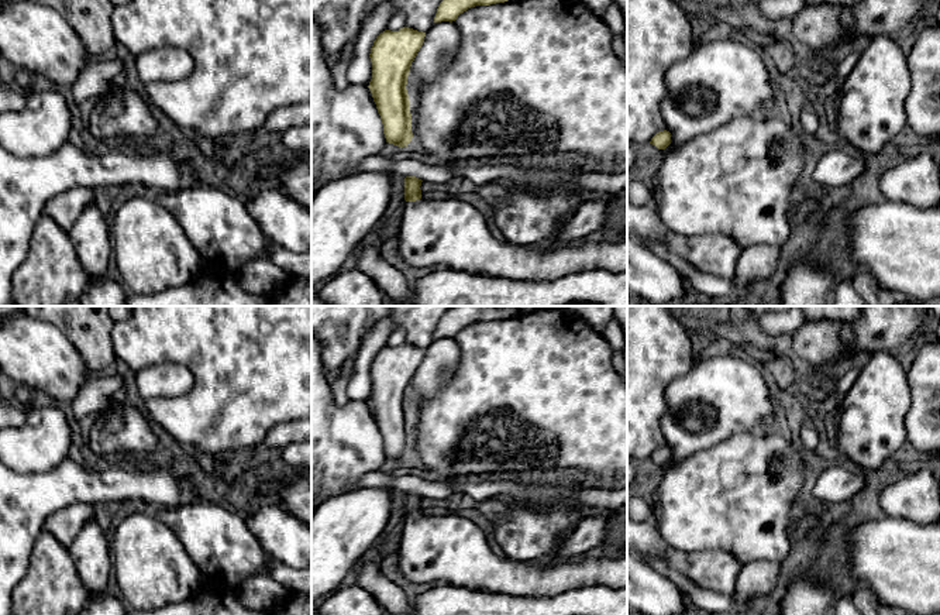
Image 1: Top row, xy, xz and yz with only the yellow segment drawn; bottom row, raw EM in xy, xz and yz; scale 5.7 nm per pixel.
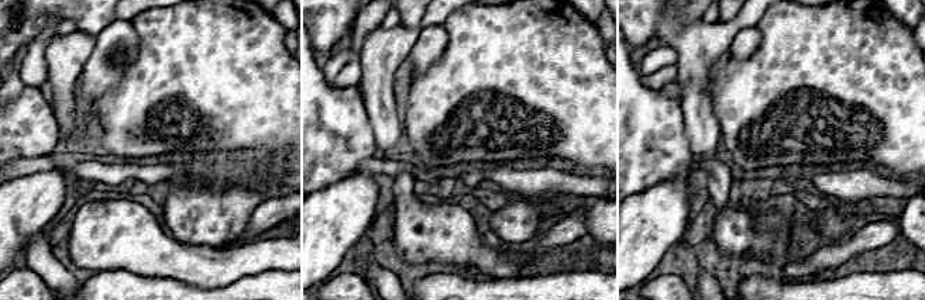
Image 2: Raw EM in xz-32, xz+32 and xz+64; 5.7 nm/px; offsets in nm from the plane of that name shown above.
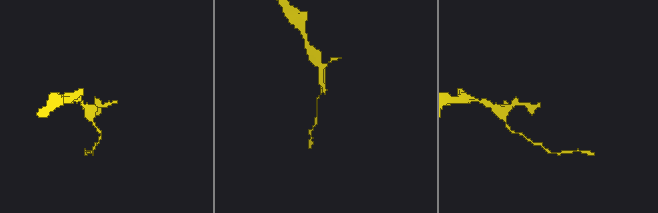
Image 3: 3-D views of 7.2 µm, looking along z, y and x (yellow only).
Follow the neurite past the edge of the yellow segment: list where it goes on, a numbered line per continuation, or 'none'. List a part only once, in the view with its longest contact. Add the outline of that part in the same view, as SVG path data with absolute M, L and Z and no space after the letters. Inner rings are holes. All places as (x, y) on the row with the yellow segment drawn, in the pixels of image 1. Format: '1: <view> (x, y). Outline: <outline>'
1: xz (451, 233). Outline: M455 199L406 202L397 230L403 261L417 268L444 265L514 281L550 281L583 269L627 269L627 234L547 250L497 241L490 221Z

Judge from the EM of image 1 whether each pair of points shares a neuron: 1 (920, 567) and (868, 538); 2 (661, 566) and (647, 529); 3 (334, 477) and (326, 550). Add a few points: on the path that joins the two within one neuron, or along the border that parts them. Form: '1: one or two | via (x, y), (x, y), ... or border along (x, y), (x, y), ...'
1: one | via (908, 566), (881, 550)
2: two | border along (641, 556), (663, 559), (687, 577)
3: two | border along (358, 487), (326, 501)

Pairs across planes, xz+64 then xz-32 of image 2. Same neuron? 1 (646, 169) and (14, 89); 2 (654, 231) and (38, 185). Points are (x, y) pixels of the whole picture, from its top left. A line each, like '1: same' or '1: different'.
1: different
2: same

